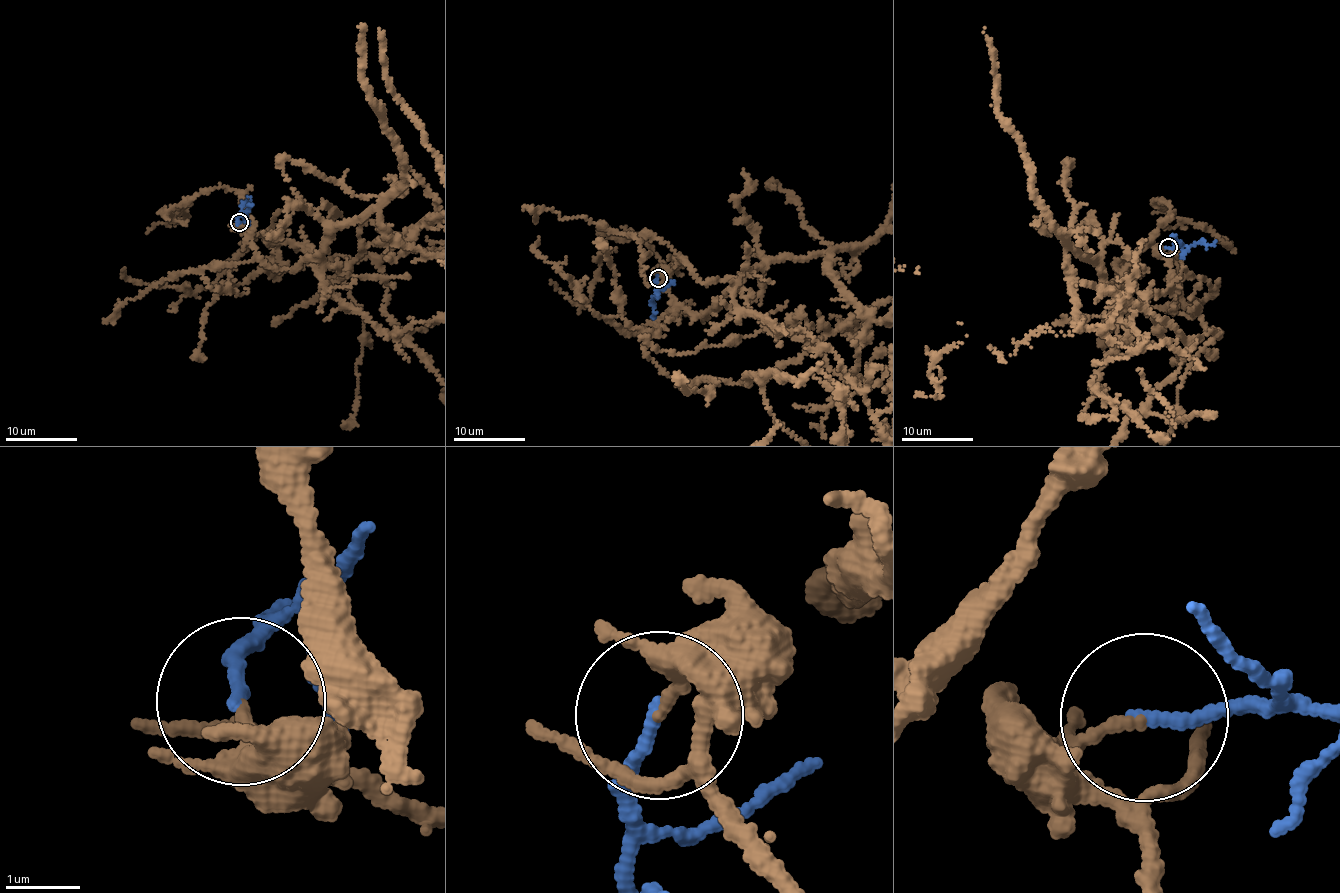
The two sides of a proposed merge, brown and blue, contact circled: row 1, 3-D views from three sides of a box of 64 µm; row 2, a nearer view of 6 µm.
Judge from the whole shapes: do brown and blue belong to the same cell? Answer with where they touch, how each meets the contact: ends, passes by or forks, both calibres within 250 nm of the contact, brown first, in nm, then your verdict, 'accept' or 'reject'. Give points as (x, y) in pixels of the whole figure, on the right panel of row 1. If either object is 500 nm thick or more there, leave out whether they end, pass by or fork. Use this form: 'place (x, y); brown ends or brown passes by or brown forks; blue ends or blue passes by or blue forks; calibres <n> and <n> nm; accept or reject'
place (1168, 247); brown ends; blue ends; calibres 140 and 160 nm; accept

